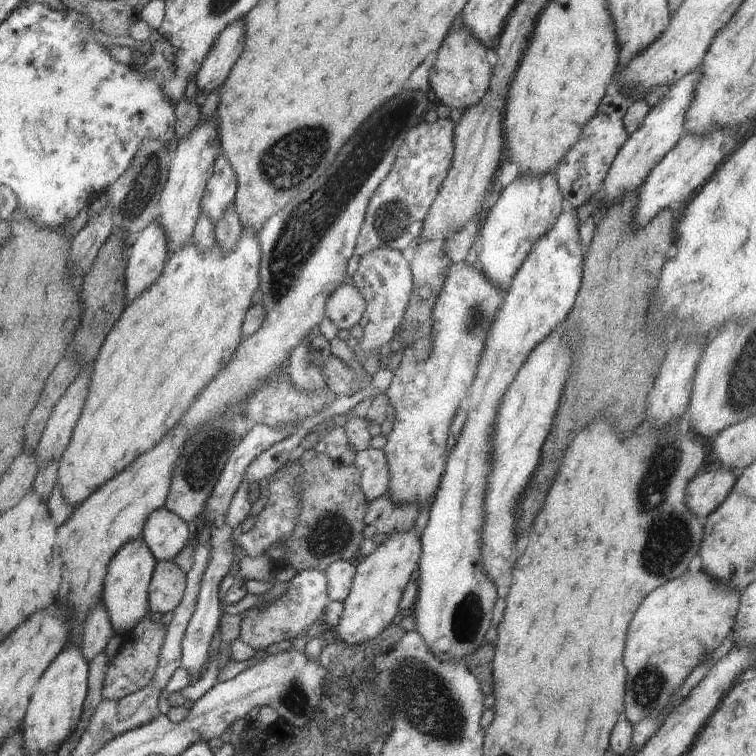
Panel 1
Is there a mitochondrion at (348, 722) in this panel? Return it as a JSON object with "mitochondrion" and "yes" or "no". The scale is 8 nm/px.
{"mitochondrion":"yes"}

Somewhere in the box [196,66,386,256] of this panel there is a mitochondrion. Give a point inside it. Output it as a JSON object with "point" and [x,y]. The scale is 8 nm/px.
{"point":[294,153]}

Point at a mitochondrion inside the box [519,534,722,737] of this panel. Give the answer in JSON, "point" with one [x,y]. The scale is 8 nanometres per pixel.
{"point":[648,683]}

